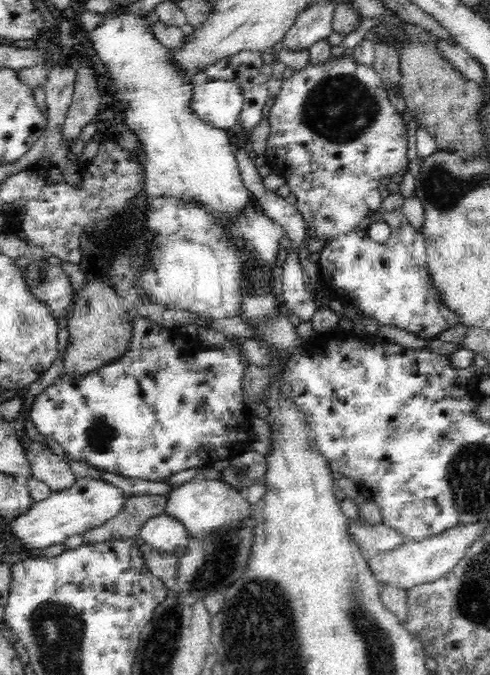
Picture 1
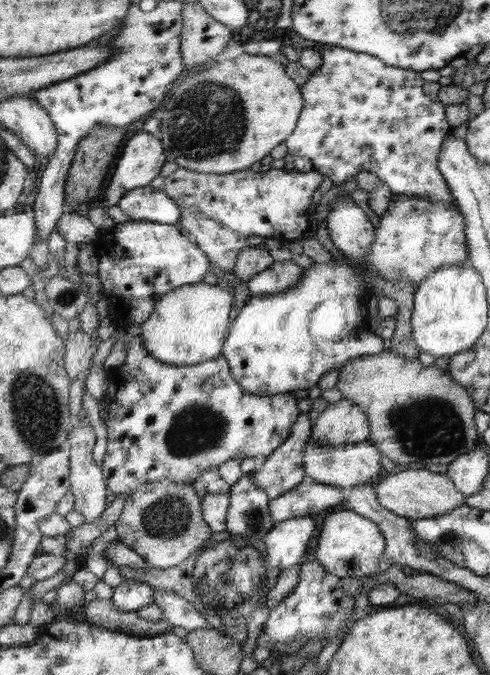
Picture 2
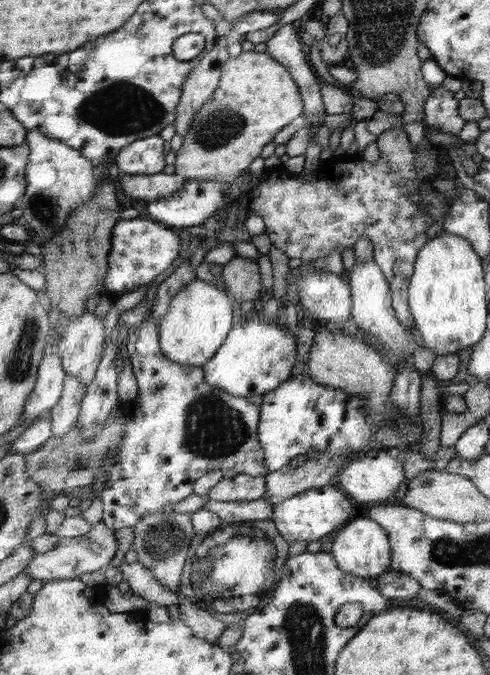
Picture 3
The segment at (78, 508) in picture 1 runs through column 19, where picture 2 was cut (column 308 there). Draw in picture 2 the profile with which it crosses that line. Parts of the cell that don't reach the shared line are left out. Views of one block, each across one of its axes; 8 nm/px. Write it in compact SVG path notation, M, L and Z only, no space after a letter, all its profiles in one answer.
M298 516L275 523L263 539L267 568L284 571L300 564L300 558L306 554L306 542L312 538L314 530L316 524L312 516Z

